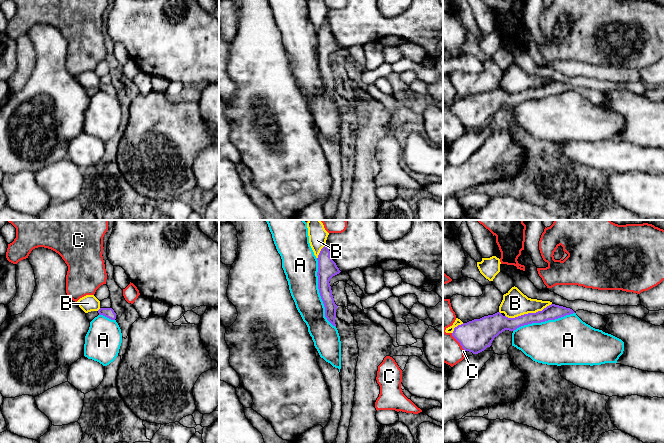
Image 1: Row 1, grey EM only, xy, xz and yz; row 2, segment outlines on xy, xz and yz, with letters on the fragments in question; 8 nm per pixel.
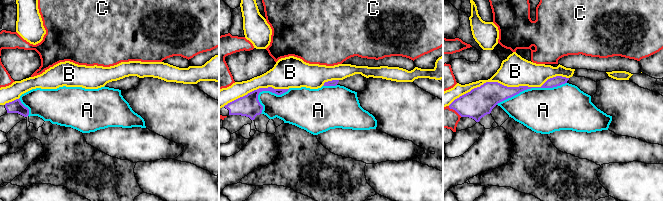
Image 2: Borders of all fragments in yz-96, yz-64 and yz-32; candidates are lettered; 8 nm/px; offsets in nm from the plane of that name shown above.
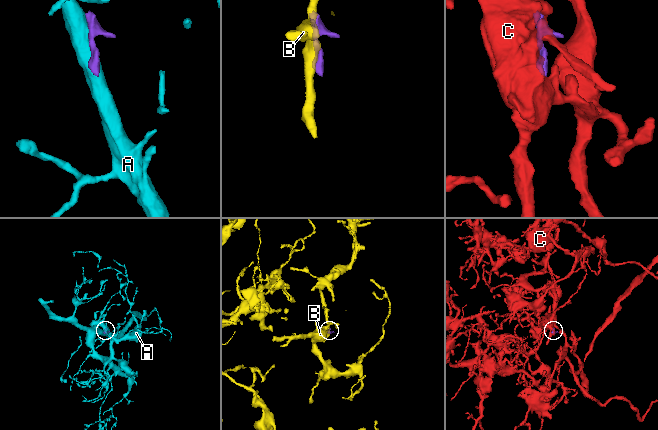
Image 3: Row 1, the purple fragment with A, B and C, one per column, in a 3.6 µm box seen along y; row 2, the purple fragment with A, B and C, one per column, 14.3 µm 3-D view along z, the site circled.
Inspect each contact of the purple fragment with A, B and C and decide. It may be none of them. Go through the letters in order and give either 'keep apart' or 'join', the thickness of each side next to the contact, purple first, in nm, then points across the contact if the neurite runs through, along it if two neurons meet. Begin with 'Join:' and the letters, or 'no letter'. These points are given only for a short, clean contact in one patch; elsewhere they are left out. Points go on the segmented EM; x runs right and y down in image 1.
Join: no letter
A: keep apart; calibres 160 and 260 nm
B: keep apart; calibres 140 and 200 nm
C: keep apart; calibres 260 and 240 nm; border yz (451, 333), (465, 350)

